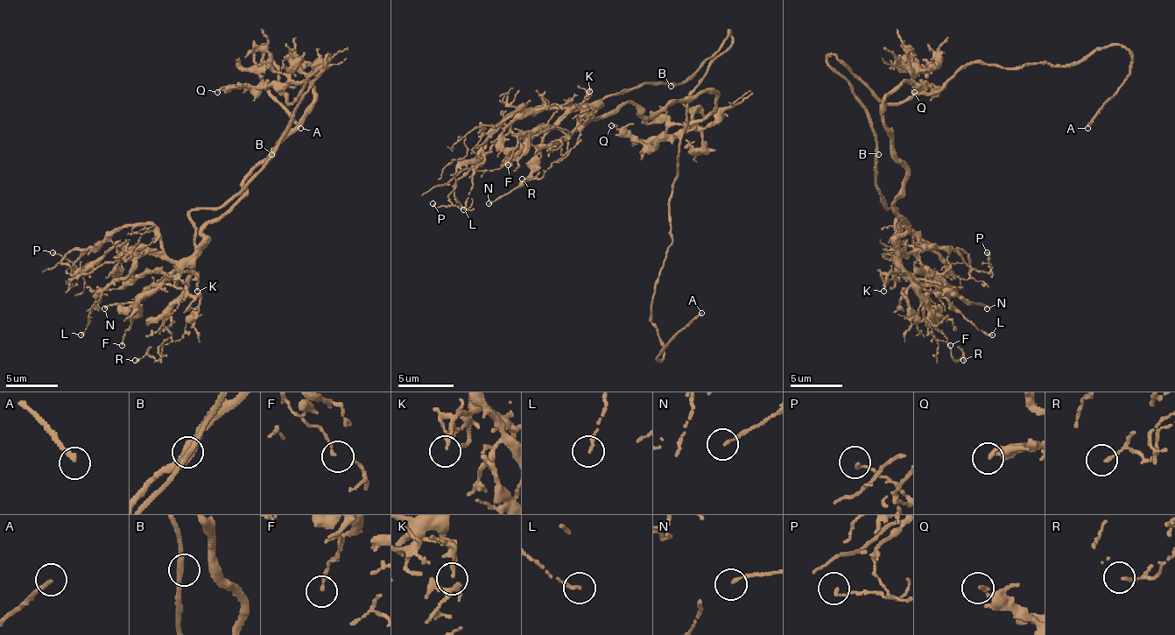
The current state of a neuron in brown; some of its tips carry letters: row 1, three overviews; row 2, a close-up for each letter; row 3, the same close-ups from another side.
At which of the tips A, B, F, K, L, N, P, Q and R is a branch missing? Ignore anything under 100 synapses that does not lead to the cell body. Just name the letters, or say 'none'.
A

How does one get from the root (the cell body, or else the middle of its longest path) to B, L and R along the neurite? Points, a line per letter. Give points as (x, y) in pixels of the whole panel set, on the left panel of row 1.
B: (306, 117), (313, 89), (306, 81), (290, 81), (282, 89), (287, 102), (292, 102), (328, 56), (271, 154)
L: (306, 117), (251, 172), (243, 195), (202, 231), (189, 257), (143, 255), (99, 293), (80, 335)
R: (306, 117), (202, 231), (186, 288), (200, 306), (184, 335), (156, 360), (135, 360)

